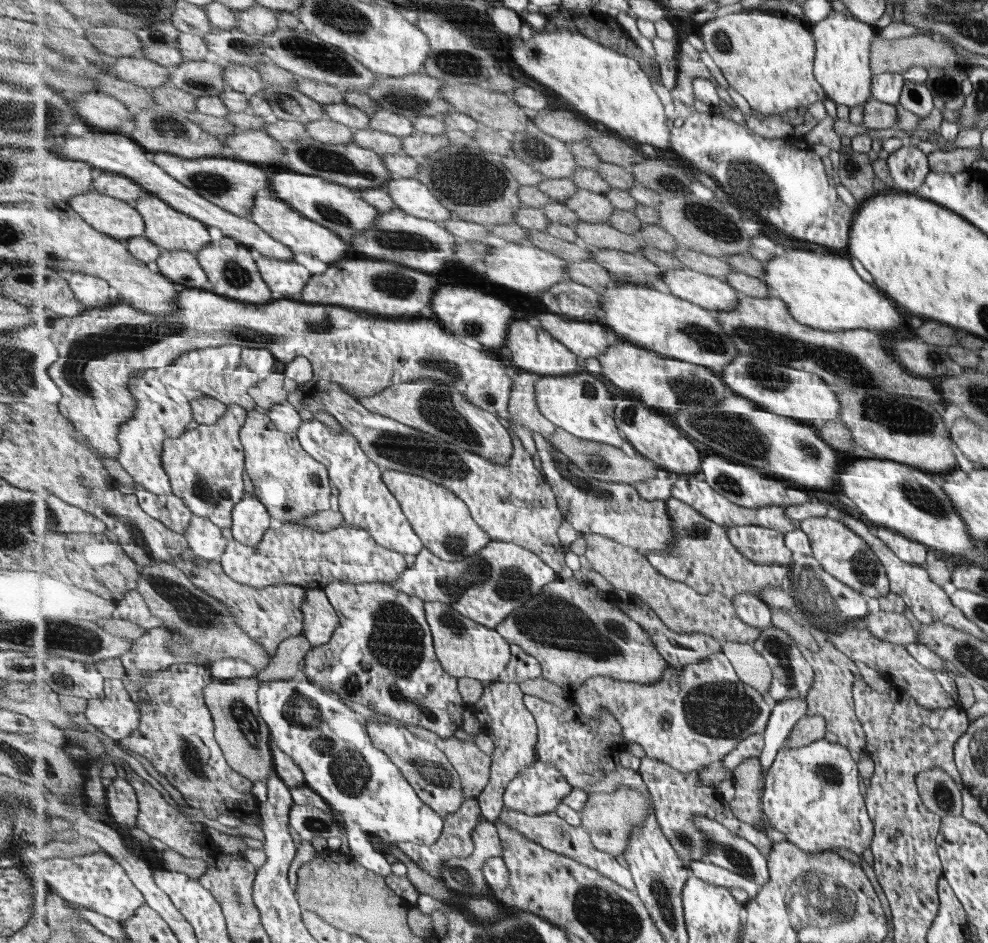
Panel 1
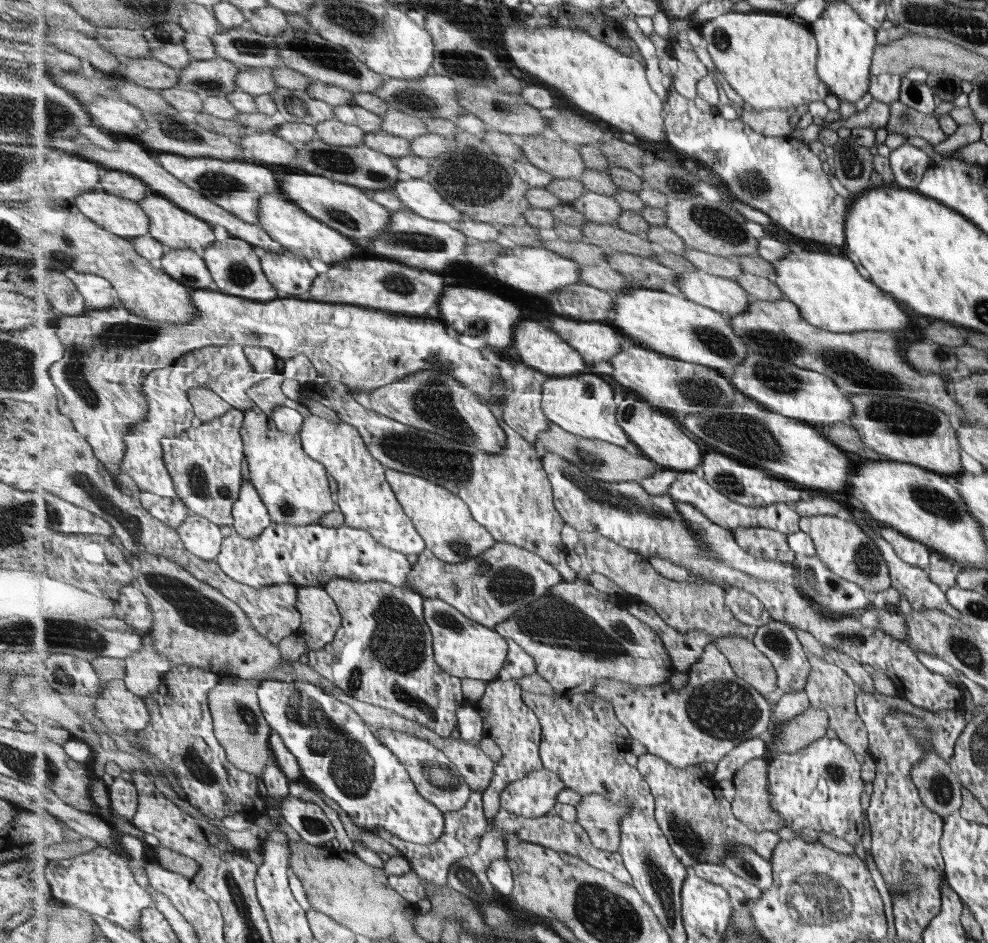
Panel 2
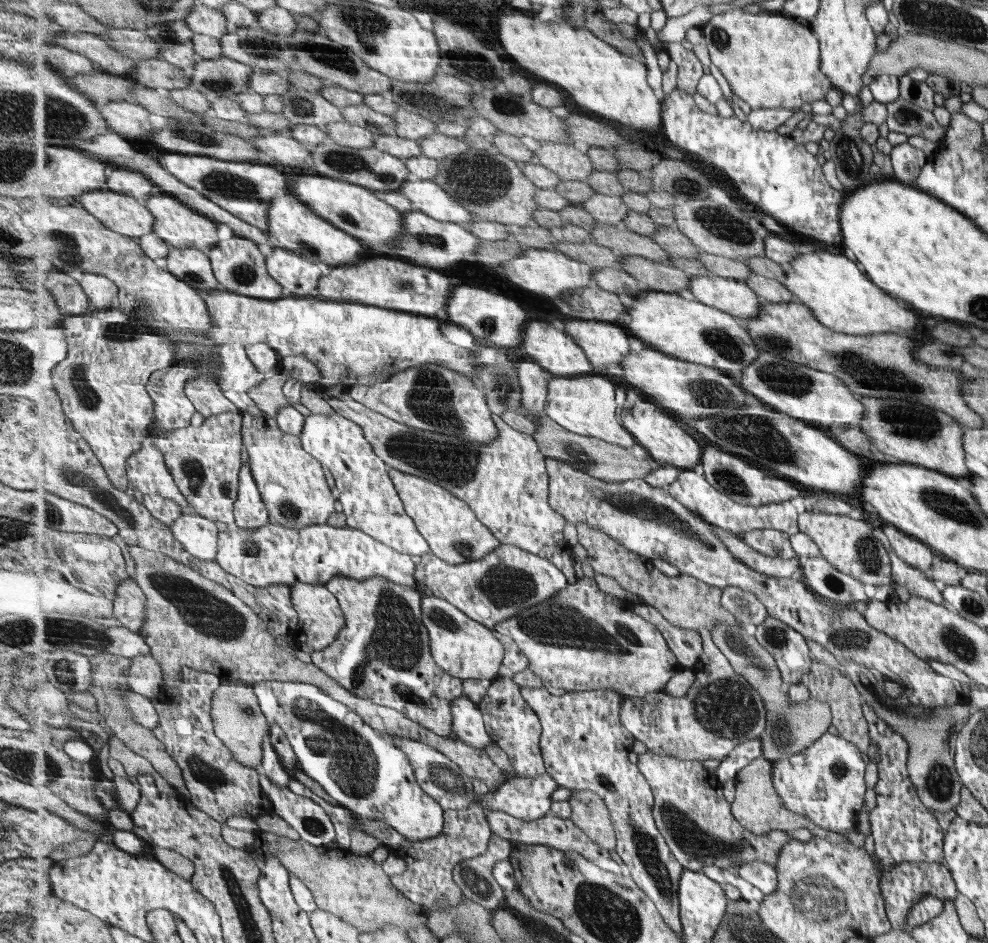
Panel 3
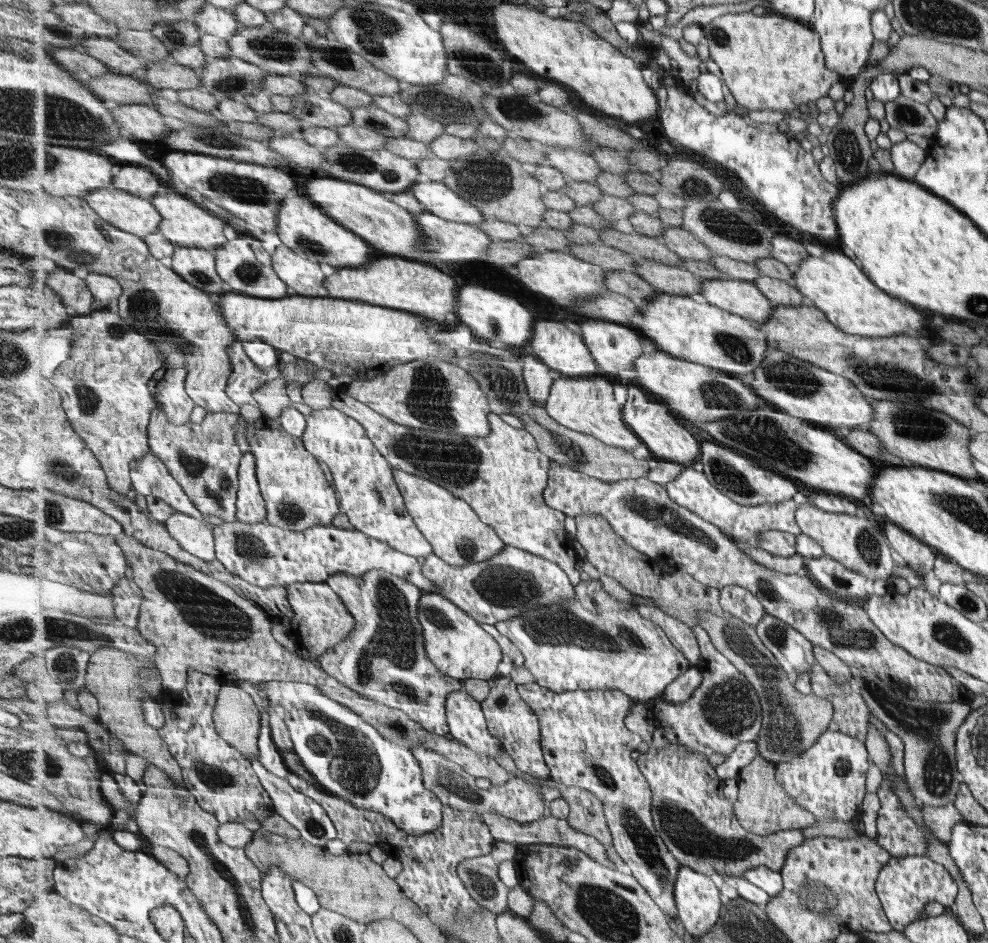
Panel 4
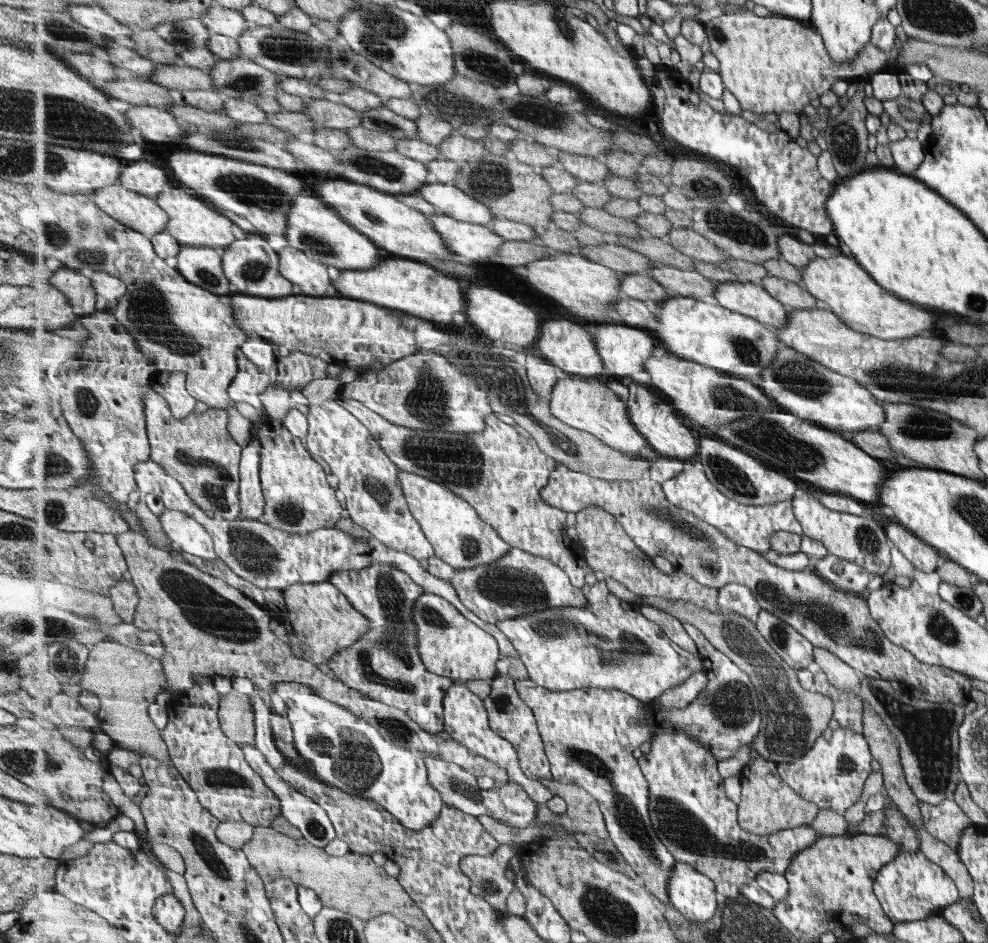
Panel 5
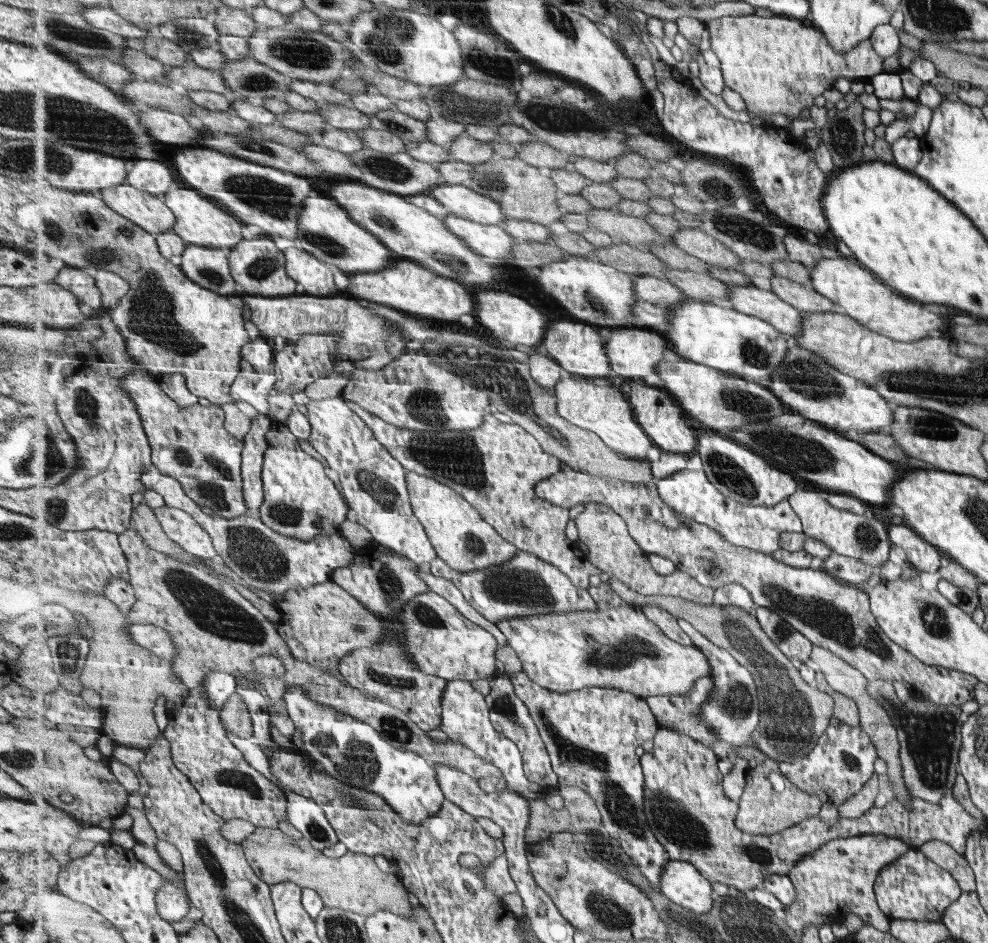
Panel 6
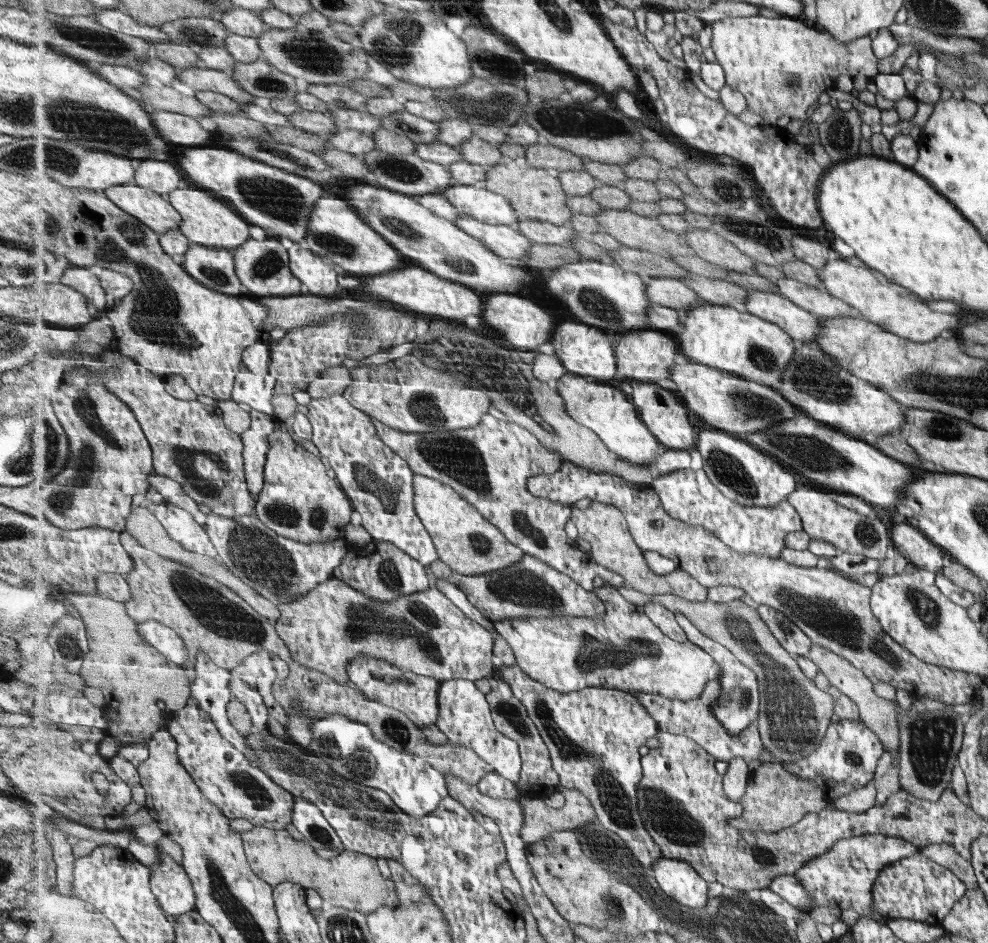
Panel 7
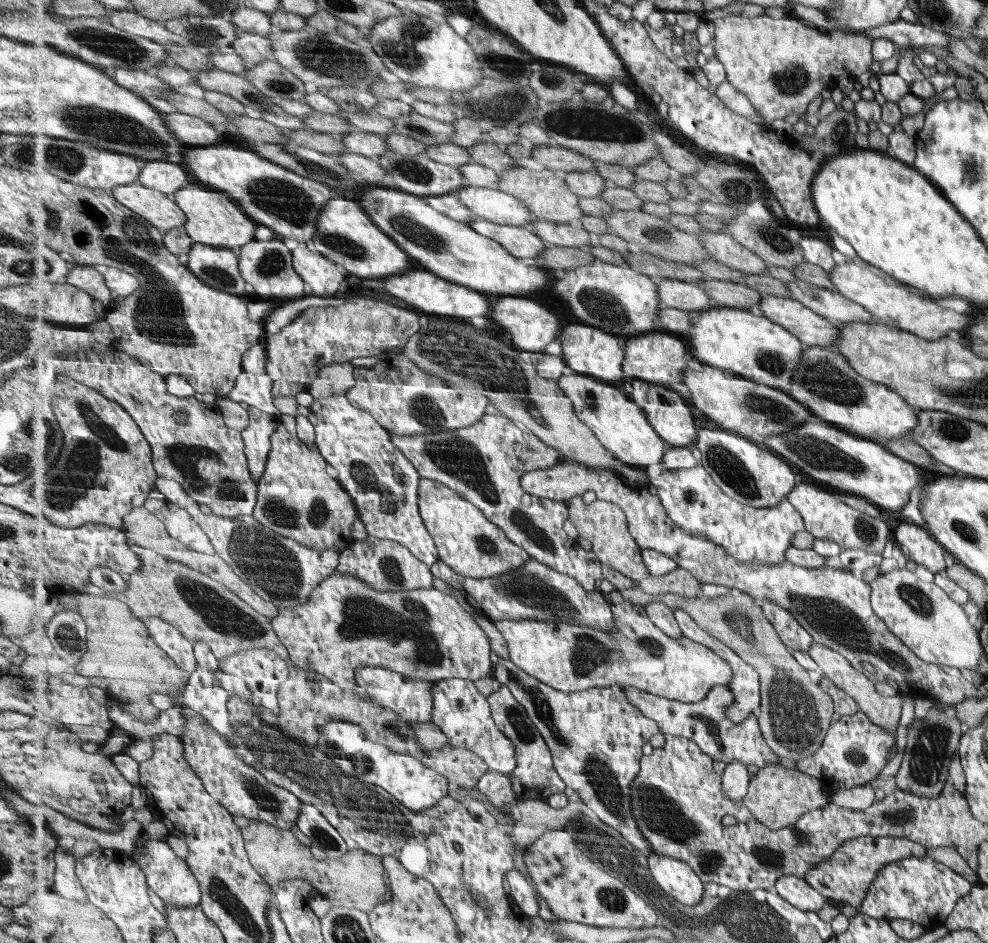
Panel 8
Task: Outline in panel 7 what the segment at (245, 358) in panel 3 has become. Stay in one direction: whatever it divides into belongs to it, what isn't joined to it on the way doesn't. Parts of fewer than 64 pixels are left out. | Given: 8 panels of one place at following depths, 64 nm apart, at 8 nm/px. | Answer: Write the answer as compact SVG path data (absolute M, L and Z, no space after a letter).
M243 364L242 368L236 378L232 399L235 402L244 402L261 412L275 415L272 398L275 395L276 378L270 372L264 375L251 372L246 368L246 364Z

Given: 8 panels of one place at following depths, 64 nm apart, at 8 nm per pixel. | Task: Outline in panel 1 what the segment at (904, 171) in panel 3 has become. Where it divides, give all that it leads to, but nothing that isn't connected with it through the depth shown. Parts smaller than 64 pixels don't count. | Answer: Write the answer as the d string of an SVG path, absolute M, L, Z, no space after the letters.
M913 145L902 147L888 154L887 168L893 181L893 189L913 192L929 172L927 155Z

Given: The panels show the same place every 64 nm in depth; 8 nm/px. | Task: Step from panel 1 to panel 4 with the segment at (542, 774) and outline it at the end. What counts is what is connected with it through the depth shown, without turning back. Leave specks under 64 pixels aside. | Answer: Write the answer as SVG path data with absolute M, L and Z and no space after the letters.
M411 746L409 749L414 752L422 764L424 783L427 788L438 794L445 808L451 807L460 811L470 810L481 815L492 812L512 818L521 824L535 822L549 814L549 802L546 802L546 798L542 795L542 792L547 788L544 784L545 779L535 778L520 771L506 751L497 754L493 759L497 760L497 764L509 772L509 780L503 786L492 785L488 789L481 789L476 776L469 774L460 764L424 746Z

